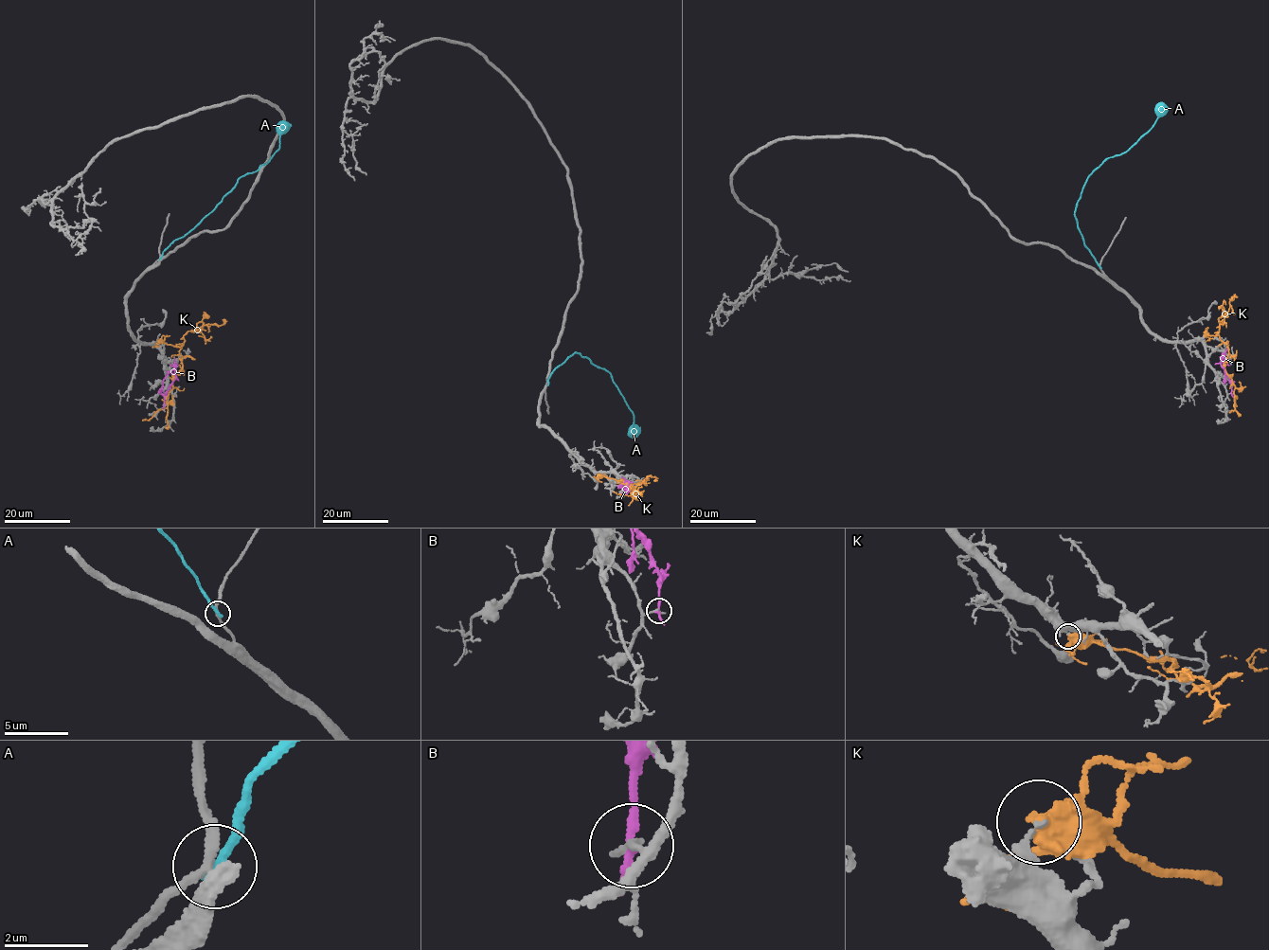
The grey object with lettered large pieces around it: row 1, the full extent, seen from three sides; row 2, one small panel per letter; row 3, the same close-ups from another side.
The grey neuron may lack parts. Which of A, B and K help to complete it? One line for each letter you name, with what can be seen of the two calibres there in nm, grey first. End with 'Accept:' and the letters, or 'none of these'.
Accept: none of these

